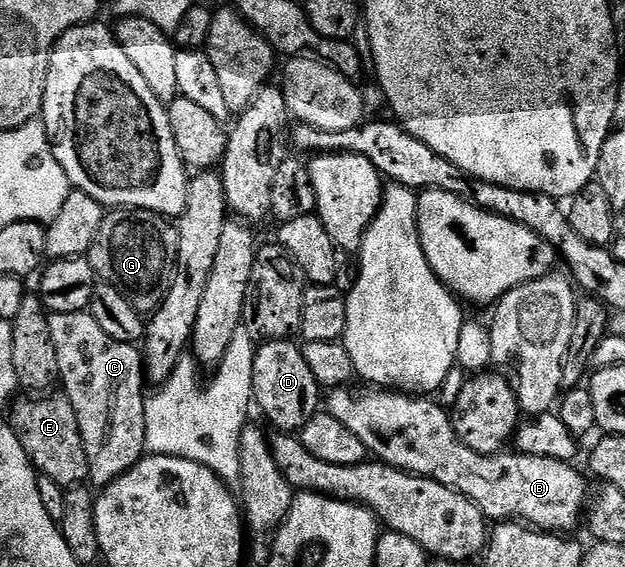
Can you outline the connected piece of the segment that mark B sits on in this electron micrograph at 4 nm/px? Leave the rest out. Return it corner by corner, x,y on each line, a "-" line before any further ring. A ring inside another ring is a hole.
353,386
334,387
327,396
327,410
335,418
339,418
339,422
343,422
347,430
352,430
358,436
359,442
363,442
366,453
373,455
374,452
377,455
374,457
380,463
410,472
412,476
434,480
463,494
468,500
475,502
475,506
479,506
479,510
489,522
524,521
542,532
558,534
572,533
572,528
580,520
582,523
587,512
587,501
591,496
591,488
589,492
584,478
573,469
572,463
555,458
520,454
484,456
471,450
471,446
467,446
458,438
452,415
436,399
418,398
392,390
365,391
369,392
361,392
357,396

